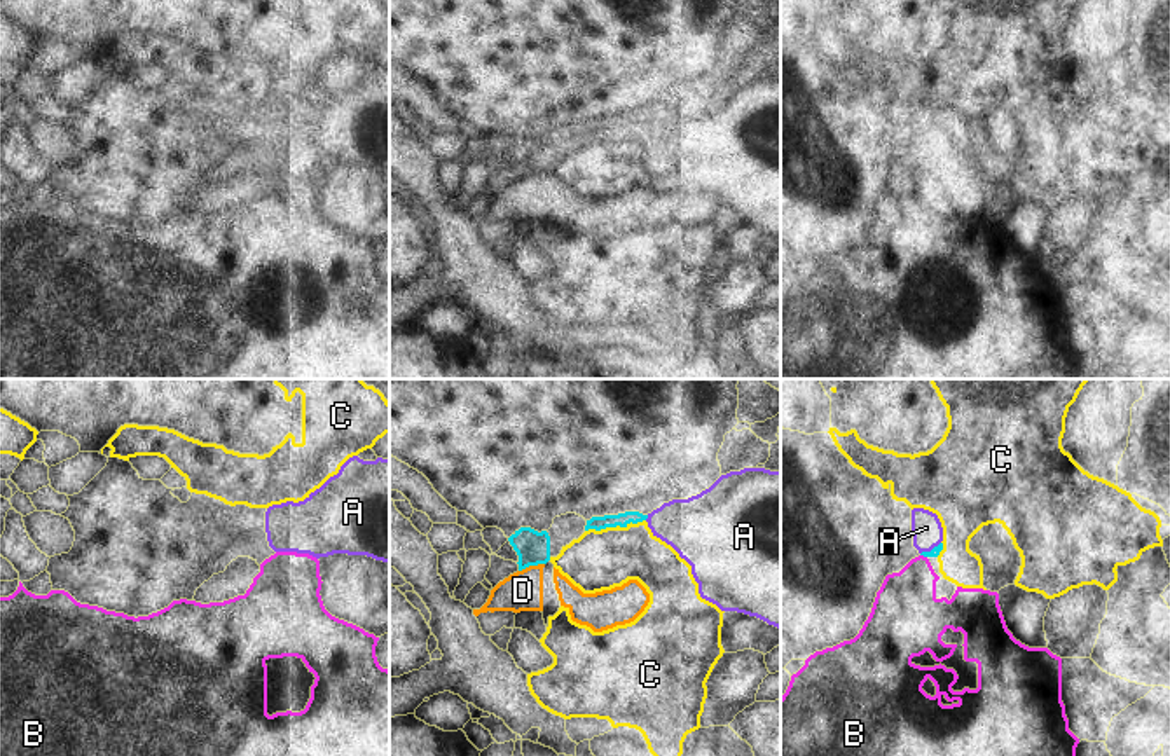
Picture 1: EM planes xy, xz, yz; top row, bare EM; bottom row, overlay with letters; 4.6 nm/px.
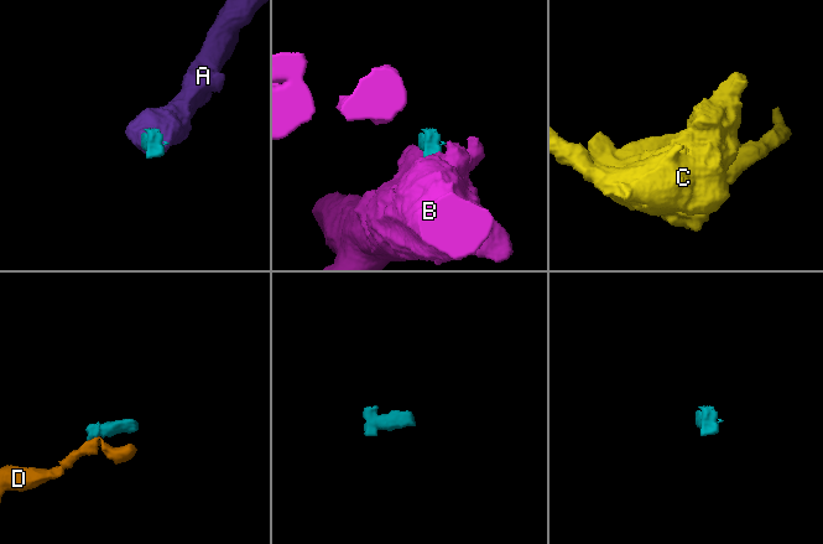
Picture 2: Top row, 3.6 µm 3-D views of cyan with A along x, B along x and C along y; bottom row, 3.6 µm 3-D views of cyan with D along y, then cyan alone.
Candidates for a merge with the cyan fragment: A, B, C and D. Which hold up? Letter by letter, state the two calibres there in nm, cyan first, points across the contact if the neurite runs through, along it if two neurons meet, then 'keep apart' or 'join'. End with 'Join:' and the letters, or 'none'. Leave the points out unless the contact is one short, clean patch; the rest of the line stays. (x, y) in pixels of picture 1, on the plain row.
A: 60 nm thick on the cyan side, 300 nm on the other; runs through xz (622, 128), (646, 126), (699, 137); join
B: 50 nm thick on the cyan side, 280 nm on the other; keep apart
C: 60 nm thick on the cyan side, 280 nm on the other; keep apart
D: 150 nm thick on the cyan side, 190 nm on the other; keep apart
Join: A

